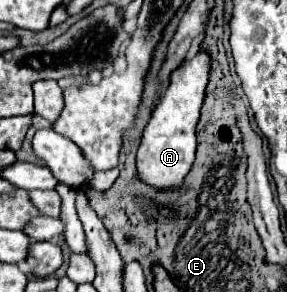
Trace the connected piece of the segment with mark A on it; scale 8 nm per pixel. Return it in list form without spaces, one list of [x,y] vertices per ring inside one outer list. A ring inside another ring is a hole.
[[[199,51],[189,63],[175,69],[171,83],[155,107],[137,151],[137,177],[157,191],[179,189],[195,161],[195,125],[209,77],[209,55]]]

